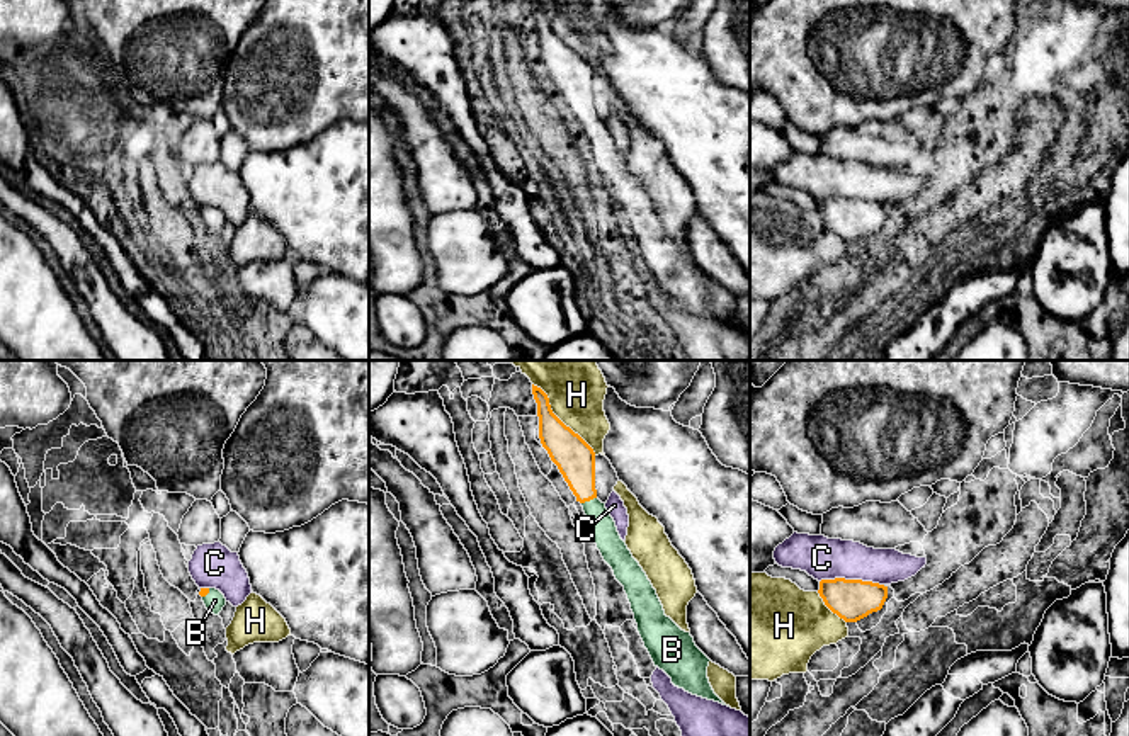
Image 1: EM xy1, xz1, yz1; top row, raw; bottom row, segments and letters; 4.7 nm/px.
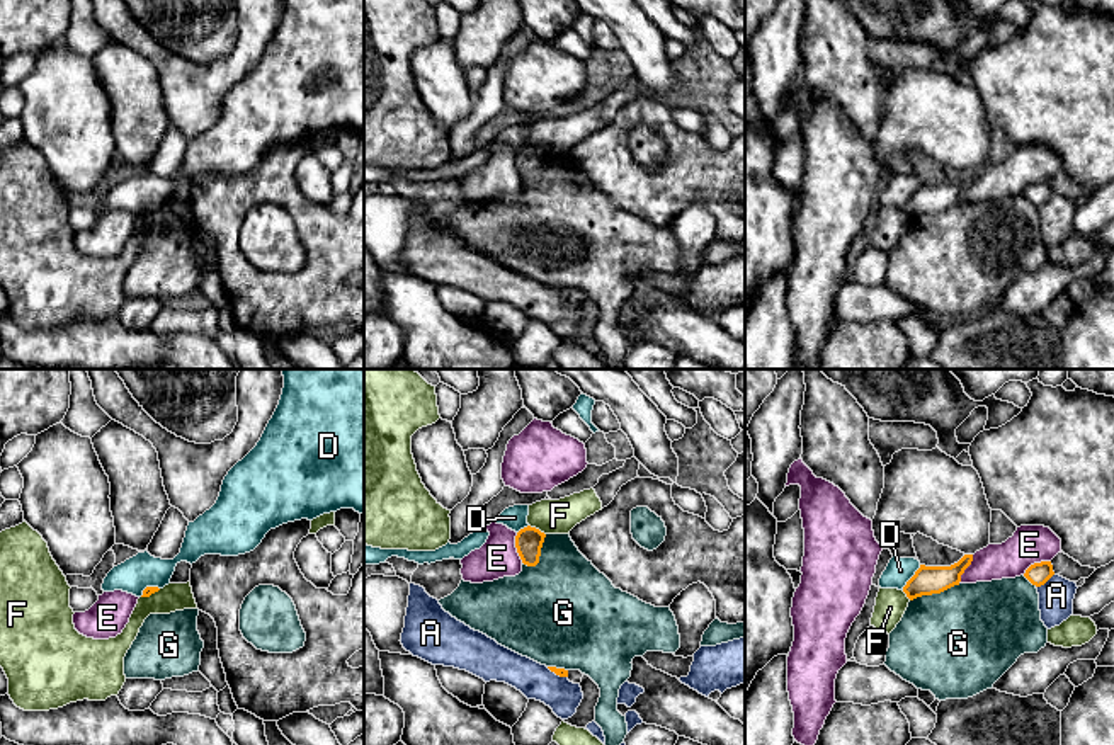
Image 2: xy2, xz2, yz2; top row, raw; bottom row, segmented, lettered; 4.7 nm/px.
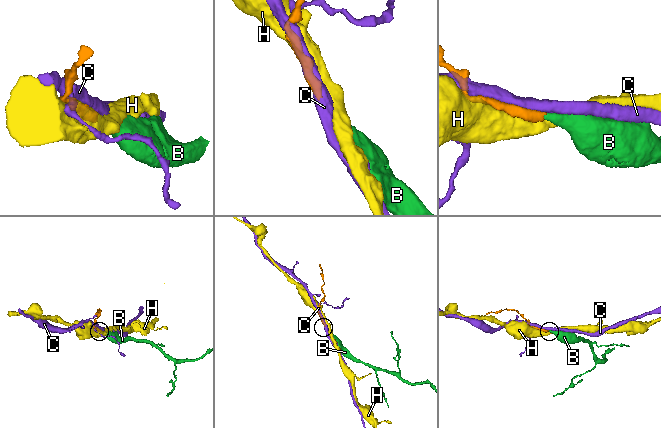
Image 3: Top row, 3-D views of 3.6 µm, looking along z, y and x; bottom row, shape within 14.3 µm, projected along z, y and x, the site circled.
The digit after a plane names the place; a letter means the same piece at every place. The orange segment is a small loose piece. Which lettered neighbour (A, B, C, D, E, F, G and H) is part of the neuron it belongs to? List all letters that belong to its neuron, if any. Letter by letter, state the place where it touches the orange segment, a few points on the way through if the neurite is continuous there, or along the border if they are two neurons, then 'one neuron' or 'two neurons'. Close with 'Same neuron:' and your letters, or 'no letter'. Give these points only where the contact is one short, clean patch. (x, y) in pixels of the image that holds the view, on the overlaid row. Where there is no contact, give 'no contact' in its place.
A: contact yz2 (1045, 582); border yz2 (1053, 574), (1036, 587); two neurons
B: contact xz1 (589, 500); way xz1 (575, 459), (589, 500), (607, 539); one neuron
C: contact yz1 (852, 580); two neurons
D: contact yz2 (912, 577); two neurons
E: contact xz2 (516, 546); two neurons
F: contact xz2 (538, 529); border xz2 (529, 524), (545, 534); two neurons
G: contact yz2 (934, 592); two neurons
H: contact xz1 (558, 418); two neurons
Same neuron: B

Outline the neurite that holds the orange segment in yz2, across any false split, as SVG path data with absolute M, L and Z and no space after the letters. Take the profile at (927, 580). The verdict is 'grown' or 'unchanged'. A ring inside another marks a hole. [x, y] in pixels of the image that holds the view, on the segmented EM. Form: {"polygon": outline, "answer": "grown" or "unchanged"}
{"polygon": "M964 554L958 563L951 566L925 566L915 572L915 575L907 582L903 592L910 600L922 597L941 594L954 585L959 585L961 575L971 565L973 554Z", "answer": "unchanged"}

